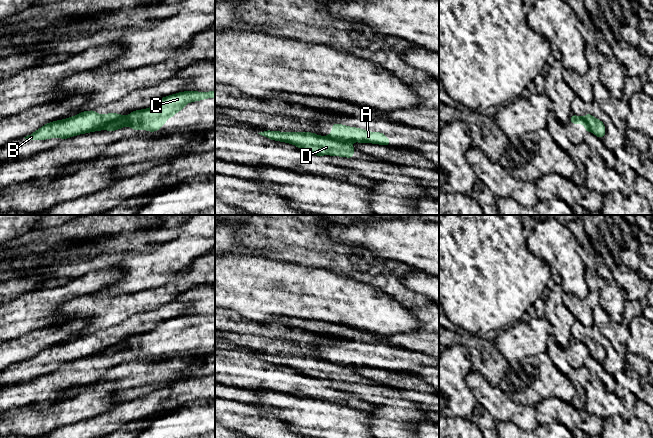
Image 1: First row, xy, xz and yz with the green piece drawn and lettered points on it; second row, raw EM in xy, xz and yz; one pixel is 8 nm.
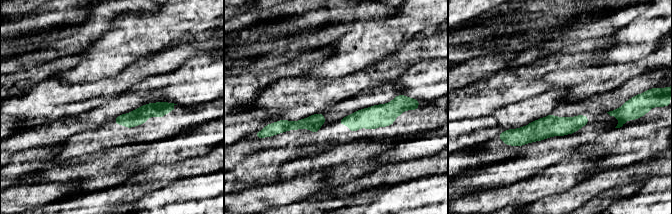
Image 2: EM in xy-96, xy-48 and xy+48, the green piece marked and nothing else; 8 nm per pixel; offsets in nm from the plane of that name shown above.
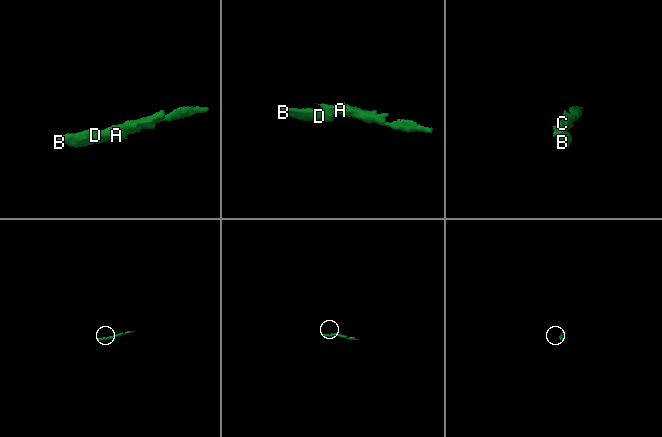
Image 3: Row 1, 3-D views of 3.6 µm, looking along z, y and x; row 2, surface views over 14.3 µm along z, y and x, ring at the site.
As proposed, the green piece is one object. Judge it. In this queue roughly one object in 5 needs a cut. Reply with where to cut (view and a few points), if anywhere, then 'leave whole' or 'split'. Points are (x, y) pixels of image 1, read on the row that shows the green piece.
xz (327, 136), (347, 141) | split

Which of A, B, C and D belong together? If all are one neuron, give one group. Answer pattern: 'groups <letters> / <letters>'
groups A C / B D

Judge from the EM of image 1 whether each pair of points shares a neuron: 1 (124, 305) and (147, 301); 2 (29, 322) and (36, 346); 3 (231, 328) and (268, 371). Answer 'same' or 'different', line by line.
1: same
2: different
3: different

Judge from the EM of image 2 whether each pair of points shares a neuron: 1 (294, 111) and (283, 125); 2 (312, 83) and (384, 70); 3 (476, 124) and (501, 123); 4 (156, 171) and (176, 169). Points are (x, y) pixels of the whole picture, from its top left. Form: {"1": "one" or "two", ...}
{"1": "two", "2": "one", "3": "one", "4": "one"}

